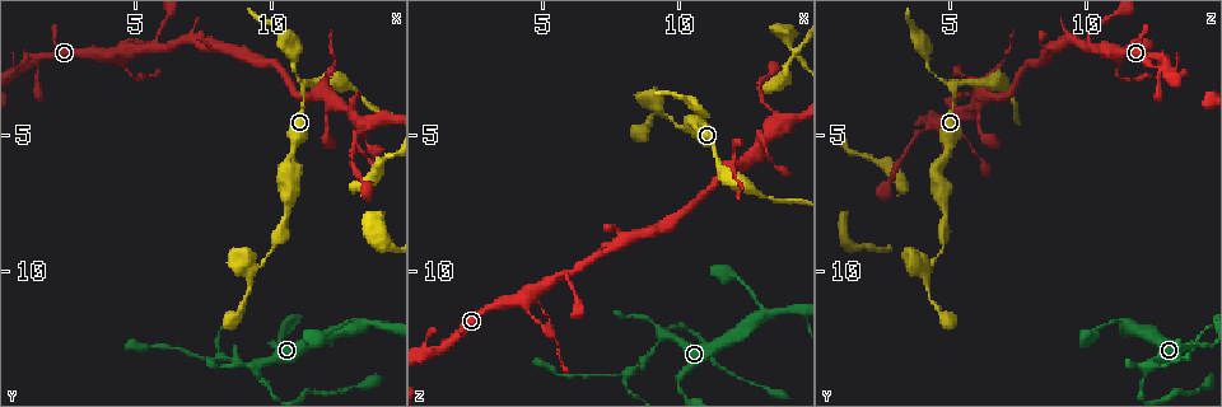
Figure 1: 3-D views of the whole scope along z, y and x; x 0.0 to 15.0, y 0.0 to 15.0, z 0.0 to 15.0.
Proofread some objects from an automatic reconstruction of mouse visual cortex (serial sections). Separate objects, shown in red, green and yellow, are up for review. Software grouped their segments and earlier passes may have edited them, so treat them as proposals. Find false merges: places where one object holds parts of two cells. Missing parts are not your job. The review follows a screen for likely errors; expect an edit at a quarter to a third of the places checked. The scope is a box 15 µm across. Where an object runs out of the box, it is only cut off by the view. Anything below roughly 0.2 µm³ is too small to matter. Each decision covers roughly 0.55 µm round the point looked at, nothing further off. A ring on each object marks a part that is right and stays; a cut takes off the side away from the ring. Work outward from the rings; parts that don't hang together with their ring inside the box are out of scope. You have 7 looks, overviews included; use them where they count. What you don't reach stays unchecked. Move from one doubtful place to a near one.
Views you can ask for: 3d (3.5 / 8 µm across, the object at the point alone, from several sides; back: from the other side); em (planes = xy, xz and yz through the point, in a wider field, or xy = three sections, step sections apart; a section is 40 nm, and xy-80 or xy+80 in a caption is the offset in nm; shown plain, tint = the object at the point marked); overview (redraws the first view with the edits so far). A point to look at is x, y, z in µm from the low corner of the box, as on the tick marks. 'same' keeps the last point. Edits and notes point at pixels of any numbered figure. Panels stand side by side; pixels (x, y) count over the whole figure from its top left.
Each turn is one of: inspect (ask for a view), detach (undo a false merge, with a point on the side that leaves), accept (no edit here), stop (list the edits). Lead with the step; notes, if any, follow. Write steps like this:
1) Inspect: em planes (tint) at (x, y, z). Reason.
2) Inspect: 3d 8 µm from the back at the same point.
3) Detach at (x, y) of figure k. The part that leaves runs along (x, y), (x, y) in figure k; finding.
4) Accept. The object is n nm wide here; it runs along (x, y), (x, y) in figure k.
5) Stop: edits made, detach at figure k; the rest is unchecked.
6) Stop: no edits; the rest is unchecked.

Inspect: 3d 3.5 µm at (11.3, 3.3, 5.1). Three-way junction.

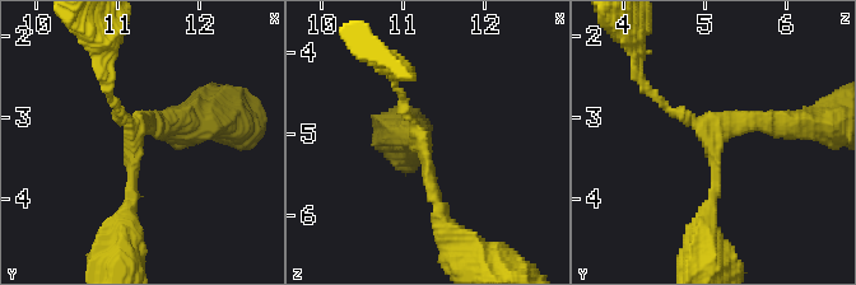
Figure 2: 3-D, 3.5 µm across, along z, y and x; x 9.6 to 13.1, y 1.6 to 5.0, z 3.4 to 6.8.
Inspect: em planes (tint) at (11.20, 3.25, 5.10).

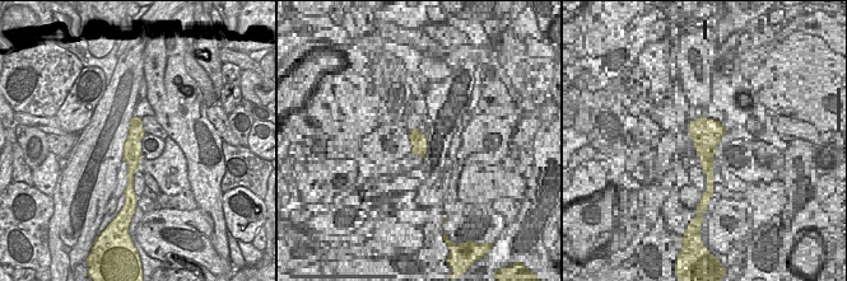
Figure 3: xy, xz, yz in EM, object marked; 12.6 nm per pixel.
Accept. The object is 220 nm wide here; it runs along (135, 120), (130, 183) in figure 3; continuous, no second cell.

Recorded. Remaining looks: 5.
Inspect: 3d 3.5 µm at (13.2, 3.6, 7.2). Narrows sharply.

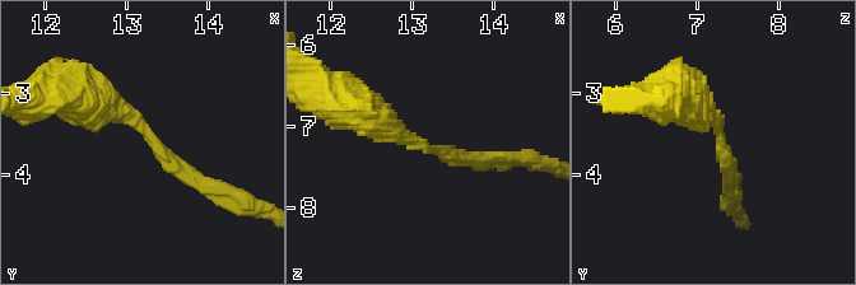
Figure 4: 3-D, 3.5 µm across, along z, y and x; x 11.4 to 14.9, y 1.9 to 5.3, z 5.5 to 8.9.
Inspect: em xy step 1 (tint) at (13.25, 3.55, 7.25).

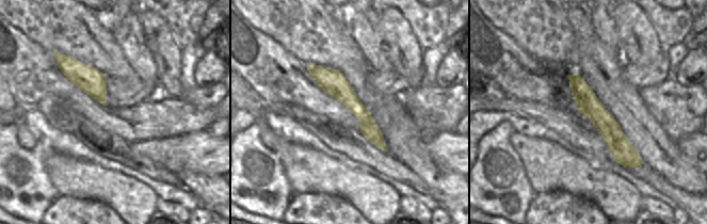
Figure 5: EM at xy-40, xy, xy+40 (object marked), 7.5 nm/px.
Accept. The arms are 200, 400 nm wide; it runs along (309, 67), (356, 107), (383, 146) in figure 5; all the same cell.

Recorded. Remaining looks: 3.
Inspect: 3d 8 µm at (9.5, 13.5, 12.3). Thick turns thin.

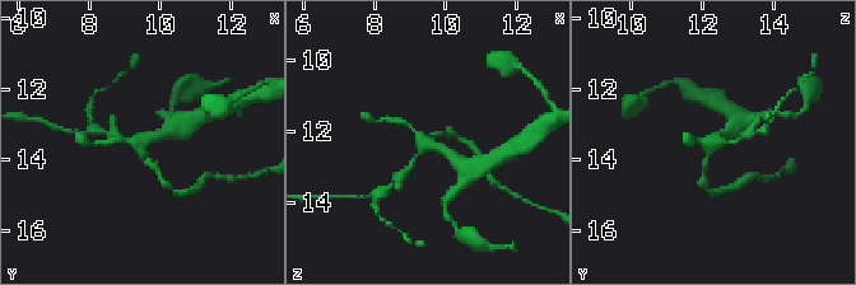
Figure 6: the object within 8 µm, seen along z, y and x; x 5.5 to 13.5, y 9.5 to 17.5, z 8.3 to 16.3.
Inspect: em xy step 1 (tint) at (9.5, 13.5, 12.4). Now the EM.

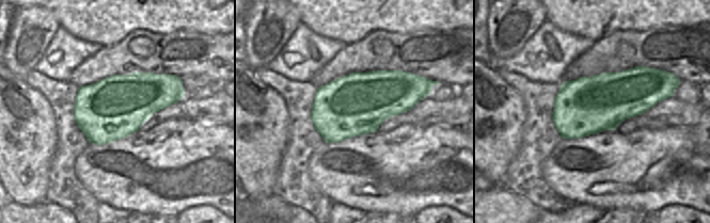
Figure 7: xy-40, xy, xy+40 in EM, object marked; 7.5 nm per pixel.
Accept. It runs along (731, 130), (712, 144), (705, 172) in figure 6; one cell here.

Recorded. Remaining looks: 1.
Stop: no edits; the rest is unchecked.

